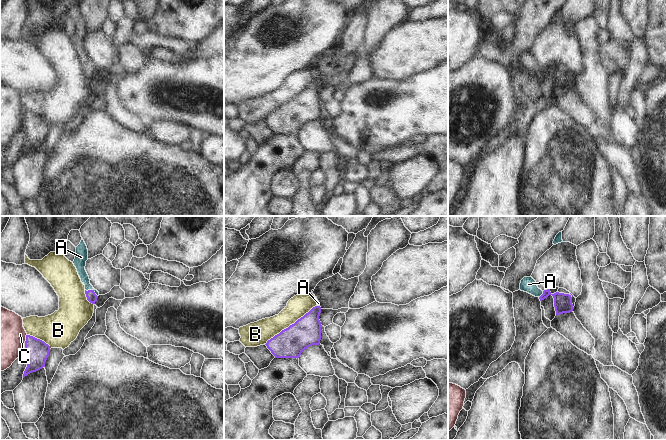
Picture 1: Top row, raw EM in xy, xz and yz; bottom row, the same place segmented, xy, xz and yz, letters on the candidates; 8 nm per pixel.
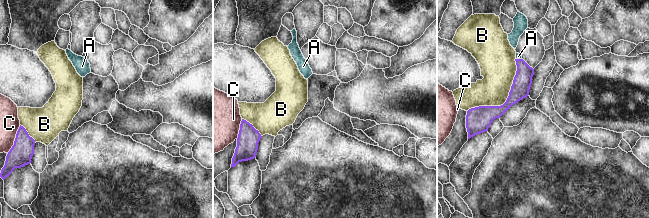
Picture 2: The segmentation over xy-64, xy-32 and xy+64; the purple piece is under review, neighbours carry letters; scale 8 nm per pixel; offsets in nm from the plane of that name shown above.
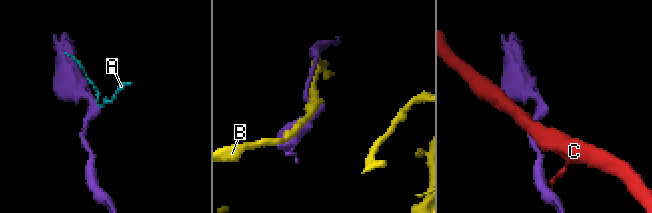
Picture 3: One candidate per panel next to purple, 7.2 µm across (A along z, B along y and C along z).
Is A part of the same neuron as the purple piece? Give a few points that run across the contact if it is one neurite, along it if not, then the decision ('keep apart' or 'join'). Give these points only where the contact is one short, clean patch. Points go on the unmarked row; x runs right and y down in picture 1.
line xy (90, 70), (92, 66), (87, 61), (79, 38); join

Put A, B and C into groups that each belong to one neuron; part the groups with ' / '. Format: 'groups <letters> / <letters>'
groups A / B / C

